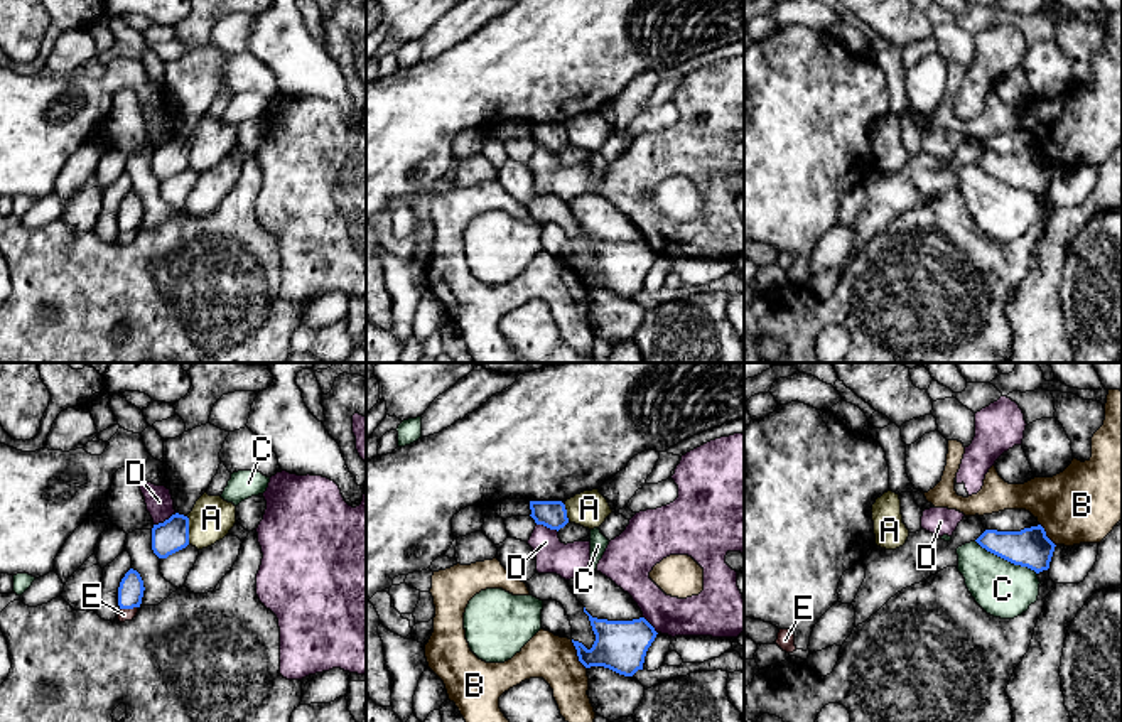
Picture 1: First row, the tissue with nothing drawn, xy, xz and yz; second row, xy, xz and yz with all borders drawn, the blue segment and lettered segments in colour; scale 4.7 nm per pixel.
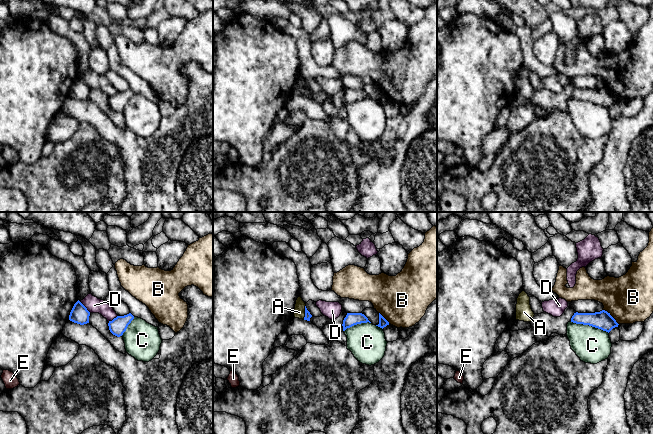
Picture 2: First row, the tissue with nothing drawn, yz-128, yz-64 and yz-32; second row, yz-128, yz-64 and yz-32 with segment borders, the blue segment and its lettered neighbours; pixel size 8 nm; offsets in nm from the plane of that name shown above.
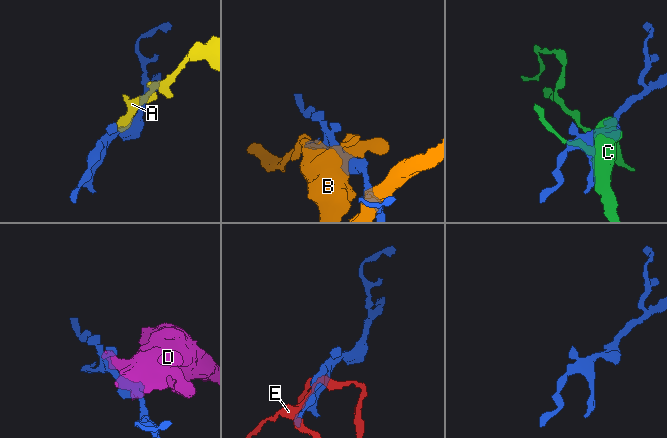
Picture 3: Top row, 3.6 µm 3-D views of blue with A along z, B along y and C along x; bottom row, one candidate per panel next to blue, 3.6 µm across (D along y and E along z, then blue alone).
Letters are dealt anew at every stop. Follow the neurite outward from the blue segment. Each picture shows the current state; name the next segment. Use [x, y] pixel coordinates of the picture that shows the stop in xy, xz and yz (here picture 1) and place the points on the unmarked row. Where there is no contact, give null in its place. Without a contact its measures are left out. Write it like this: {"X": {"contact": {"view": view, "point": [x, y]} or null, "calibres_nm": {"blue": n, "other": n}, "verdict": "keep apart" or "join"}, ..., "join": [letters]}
{"A": {"contact": {"view": "xy", "point": [188, 152]}, "calibres_nm": {"blue": 160, "other": 200}, "verdict": "keep apart"}, "B": {"contact": {"view": "xz", "point": [577, 277]}, "calibres_nm": {"blue": 240, "other": 220}, "verdict": "keep apart"}, "C": {"contact": {"view": "yz", "point": [1006, 181]}, "calibres_nm": {"blue": 190, "other": 260}, "verdict": "keep apart"}, "D": {"contact": {"view": "xy", "point": [166, 142]}, "calibres_nm": {"blue": 160, "other": 130}, "verdict": "keep apart"}, "E": {"contact": {"view": "xy", "point": [129, 230]}, "calibres_nm": {"blue": 120, "other": 60}, "verdict": "keep apart"}, "join": []}

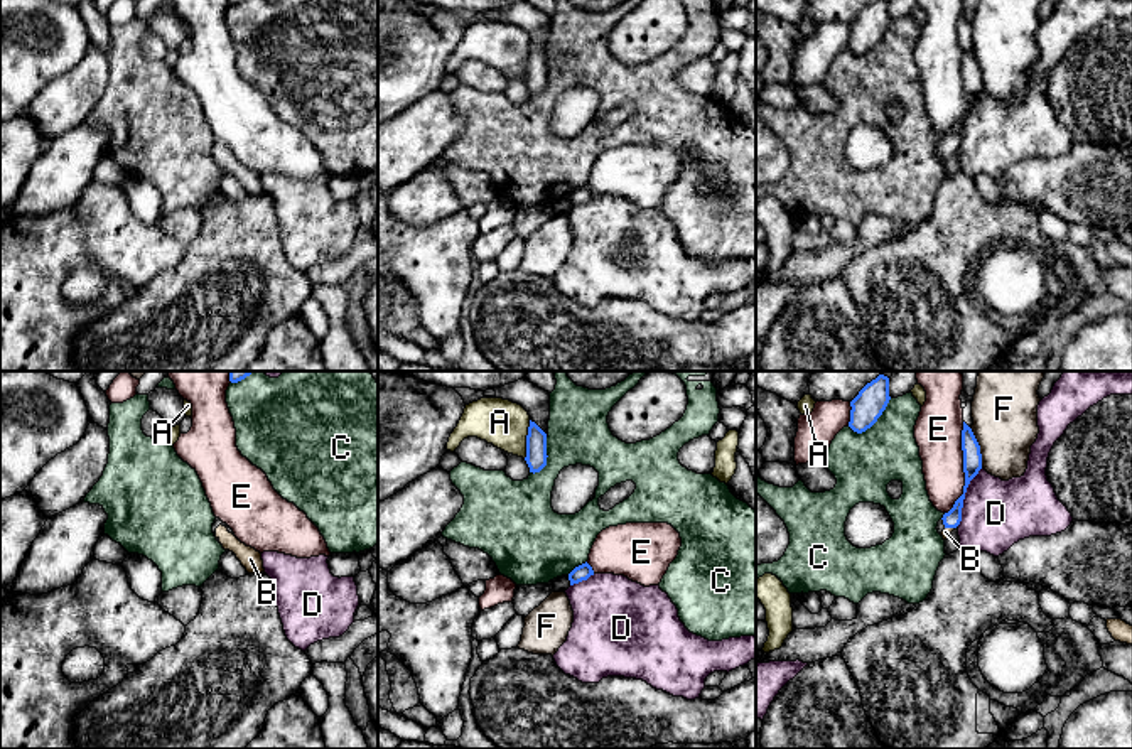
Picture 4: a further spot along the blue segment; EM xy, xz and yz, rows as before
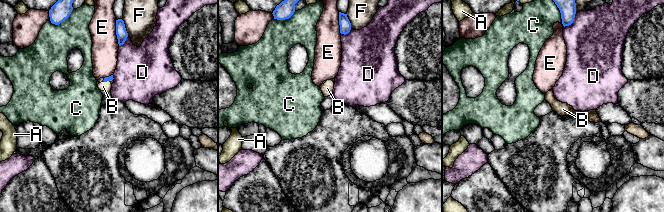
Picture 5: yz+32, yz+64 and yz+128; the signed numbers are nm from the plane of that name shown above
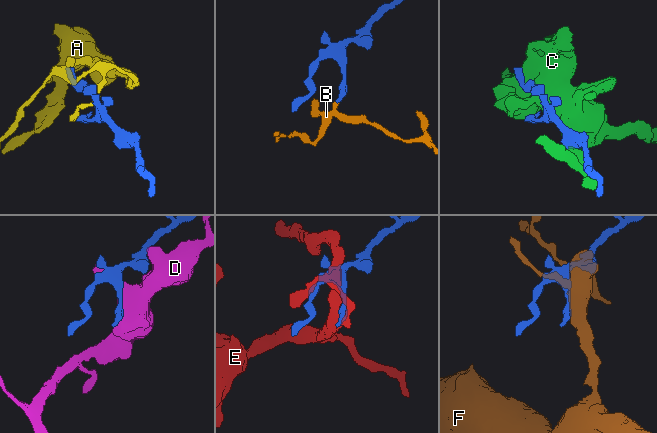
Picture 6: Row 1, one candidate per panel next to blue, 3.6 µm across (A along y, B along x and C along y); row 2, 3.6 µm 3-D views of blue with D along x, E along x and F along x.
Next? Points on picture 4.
{"A": {"contact": {"view": "xz", "point": [527, 61]}, "calibres_nm": {"blue": 100, "other": 220}, "verdict": "keep apart"}, "B": {"contact": {"view": "yz", "point": [950, 149]}, "calibres_nm": {"blue": 80, "other": 40}, "verdict": "join"}, "C": {"contact": {"view": "yz", "point": [873, 46]}, "calibres_nm": {"blue": 150, "other": 300}, "verdict": "keep apart"}, "D": {"contact": {"view": "yz", "point": [964, 118]}, "calibres_nm": {"blue": 100, "other": 320}, "verdict": "keep apart"}, "E": {"contact": {"view": "yz", "point": [964, 90]}, "calibres_nm": {"blue": 100, "other": 220}, "verdict": "keep apart"}, "F": {"contact": {"view": "yz", "point": [979, 70]}, "calibres_nm": {"blue": 100, "other": 320}, "verdict": "keep apart"}, "join": ["B"]}

